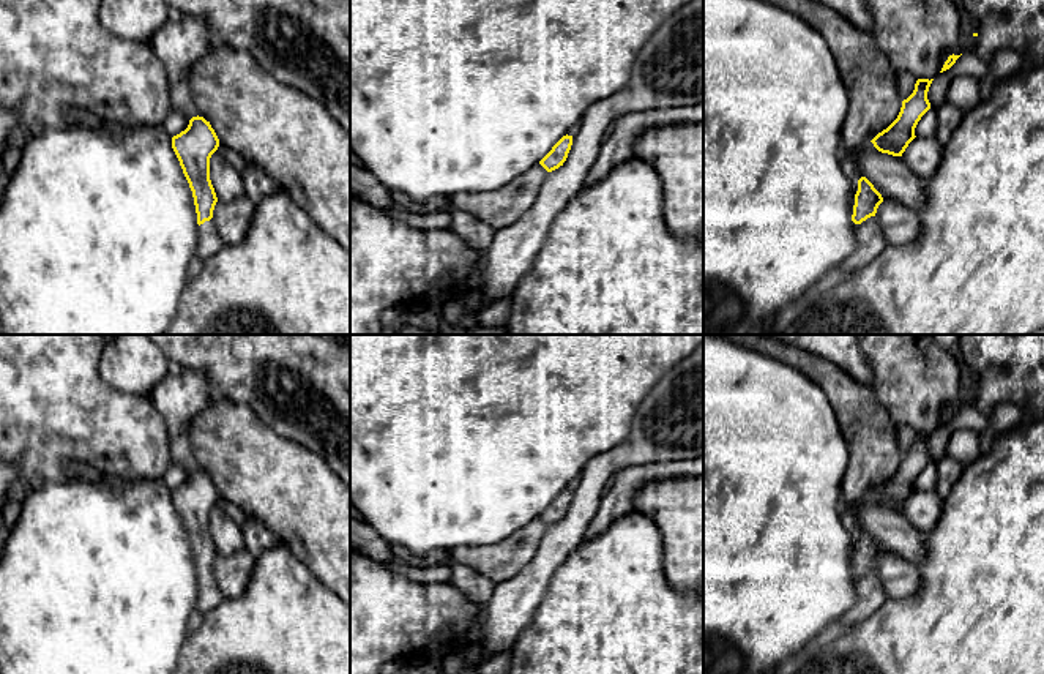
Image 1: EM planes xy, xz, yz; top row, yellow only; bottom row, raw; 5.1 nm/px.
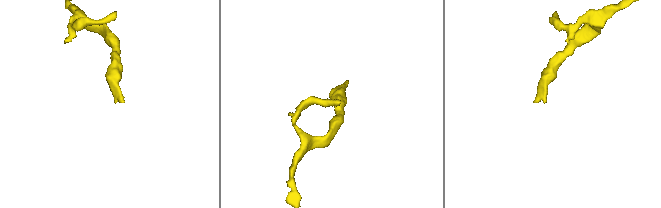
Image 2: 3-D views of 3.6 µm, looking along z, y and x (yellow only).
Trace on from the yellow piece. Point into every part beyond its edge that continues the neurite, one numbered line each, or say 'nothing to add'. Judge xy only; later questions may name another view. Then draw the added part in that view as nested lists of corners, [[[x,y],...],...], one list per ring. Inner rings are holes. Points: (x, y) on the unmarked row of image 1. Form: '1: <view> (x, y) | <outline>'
1: xy (210, 595) | [[[213,573],[199,579],[197,617],[214,609],[222,600],[224,595],[221,593]]]

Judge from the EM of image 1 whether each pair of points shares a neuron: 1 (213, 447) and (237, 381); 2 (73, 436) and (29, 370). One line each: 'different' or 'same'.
1: different
2: same

